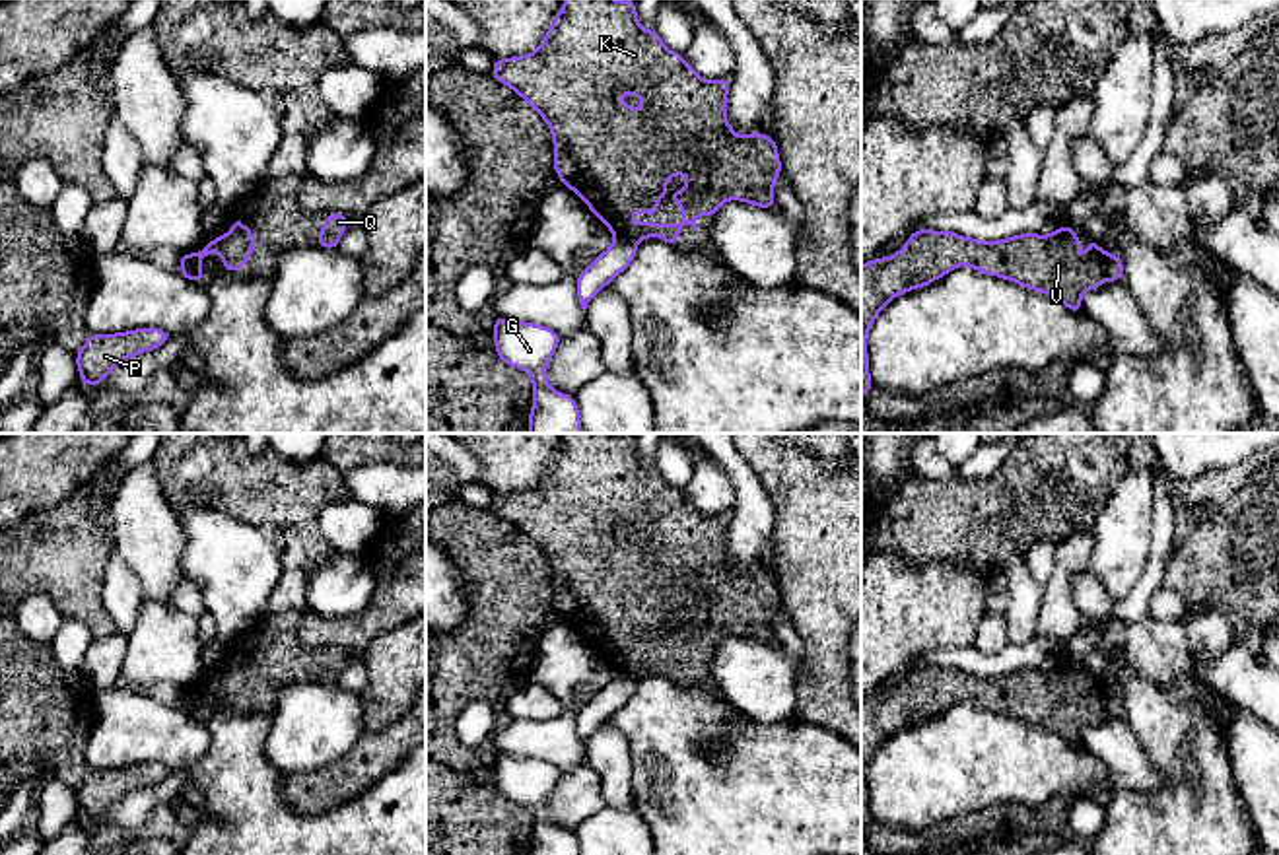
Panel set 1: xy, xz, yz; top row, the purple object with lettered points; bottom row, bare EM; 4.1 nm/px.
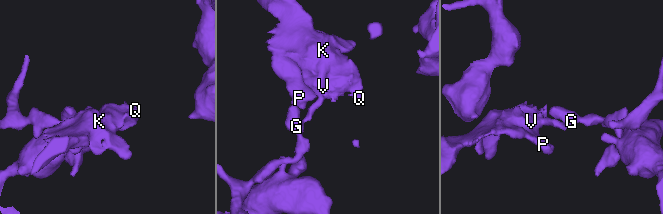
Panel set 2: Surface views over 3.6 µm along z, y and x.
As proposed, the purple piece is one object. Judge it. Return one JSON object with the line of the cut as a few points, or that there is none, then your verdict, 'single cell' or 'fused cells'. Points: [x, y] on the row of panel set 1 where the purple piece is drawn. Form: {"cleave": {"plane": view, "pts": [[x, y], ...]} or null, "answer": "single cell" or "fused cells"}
{"cleave": {"plane": "yz", "pts": [[1103, 251], [1105, 280]]}, "answer": "fused cells"}

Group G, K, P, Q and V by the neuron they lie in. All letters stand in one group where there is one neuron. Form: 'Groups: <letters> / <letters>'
Groups: G / K P Q V

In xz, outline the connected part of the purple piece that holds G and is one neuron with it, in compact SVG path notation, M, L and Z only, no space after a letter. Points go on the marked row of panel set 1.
M496 317L492 328L498 358L533 379L529 433L583 433L575 398L546 381L546 365L562 336L554 328L507 317Z

